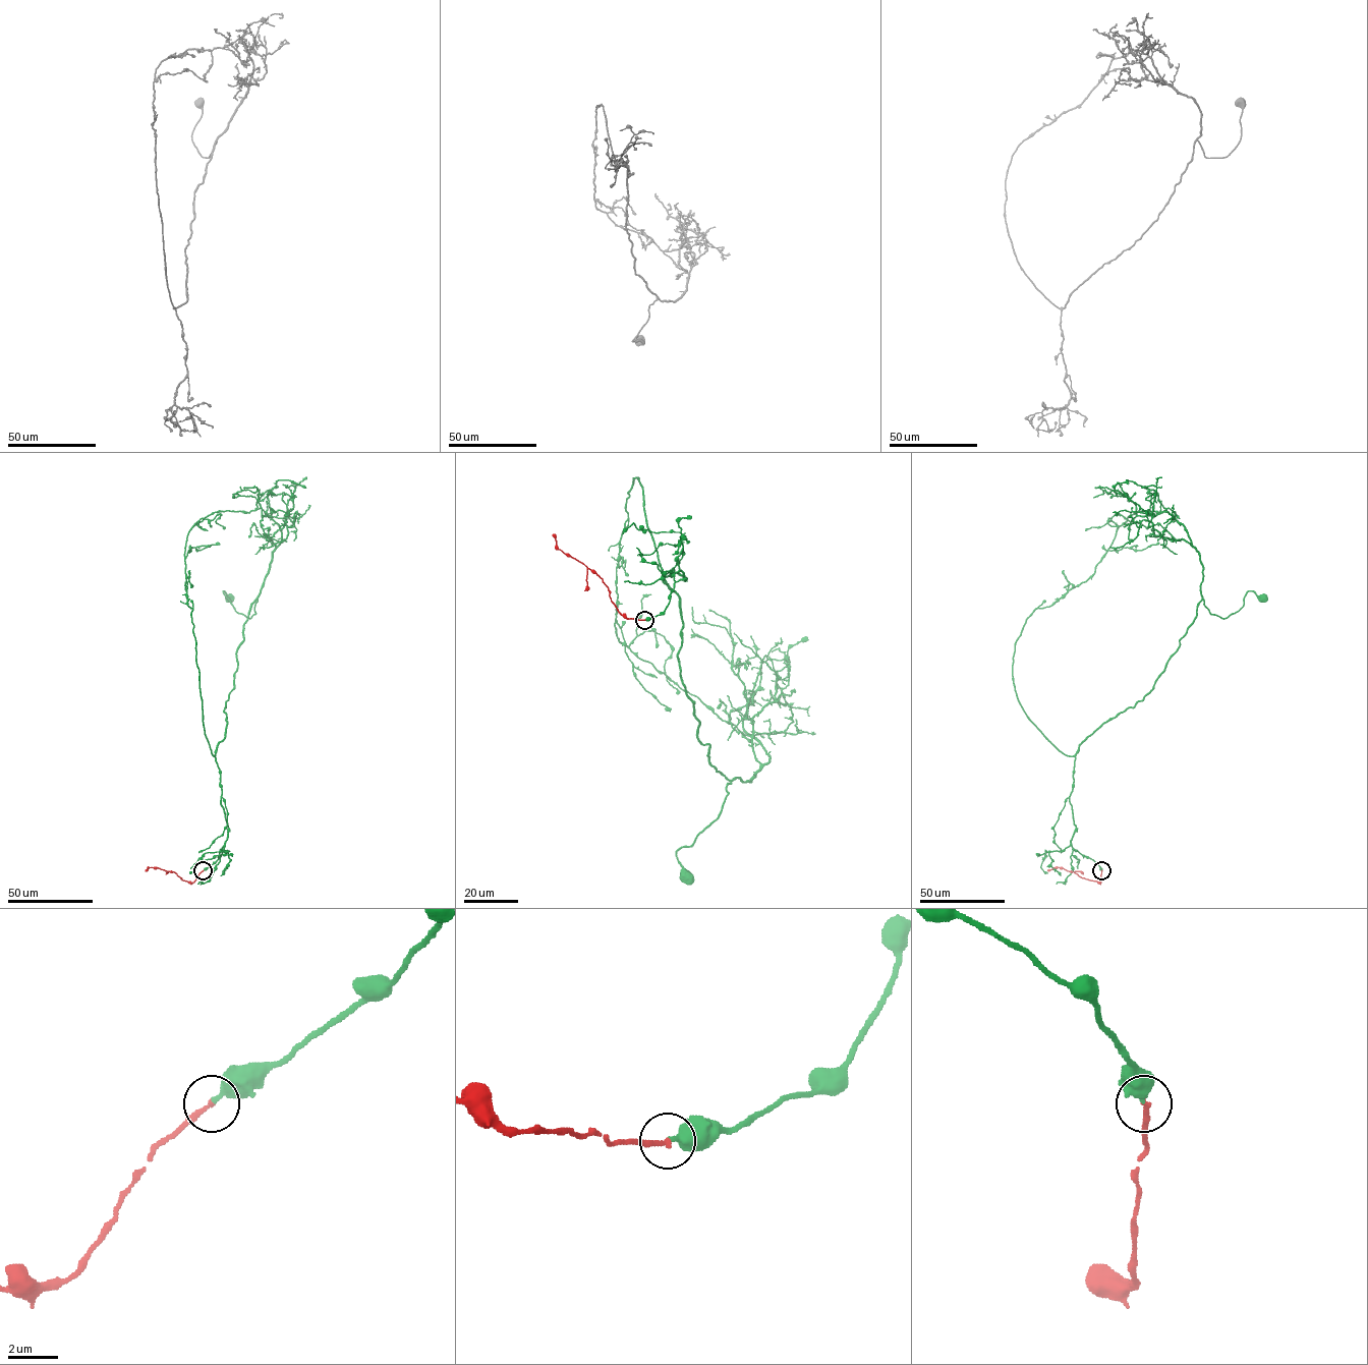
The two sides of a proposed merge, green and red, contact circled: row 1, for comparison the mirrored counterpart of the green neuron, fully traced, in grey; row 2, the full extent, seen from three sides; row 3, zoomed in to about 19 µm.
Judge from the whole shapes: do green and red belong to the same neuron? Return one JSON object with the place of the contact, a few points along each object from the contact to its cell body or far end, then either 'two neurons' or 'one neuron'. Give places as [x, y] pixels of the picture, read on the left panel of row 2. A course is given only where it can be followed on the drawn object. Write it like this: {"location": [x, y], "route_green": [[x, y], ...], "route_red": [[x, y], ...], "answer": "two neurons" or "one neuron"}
{"location": [203, 870], "route_green": [[204, 870], [227, 839], [215, 753], [225, 737], [243, 625], [257, 602], [250, 618], [223, 590], [229, 600]], "route_red": [[204, 870], [190, 883], [173, 871], [157, 867], [149, 867], [146, 870]], "answer": "one neuron"}

